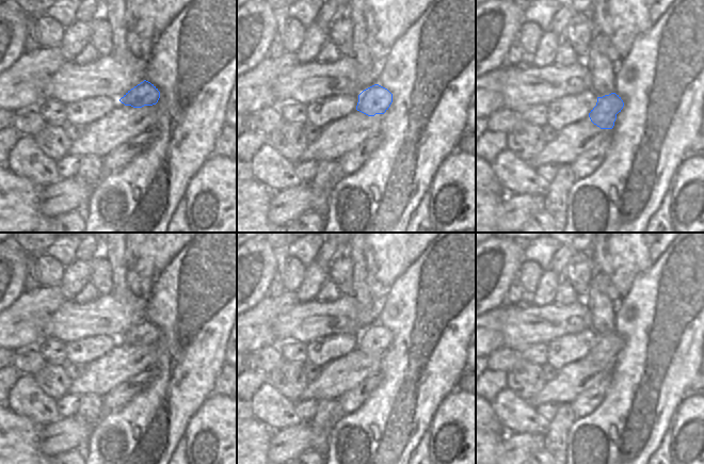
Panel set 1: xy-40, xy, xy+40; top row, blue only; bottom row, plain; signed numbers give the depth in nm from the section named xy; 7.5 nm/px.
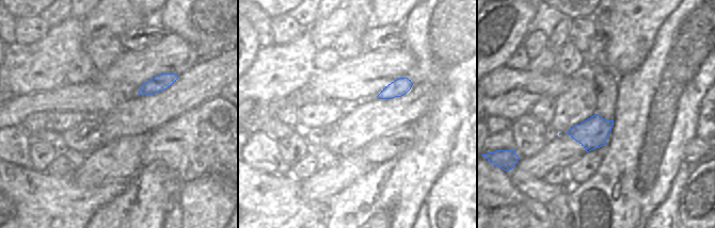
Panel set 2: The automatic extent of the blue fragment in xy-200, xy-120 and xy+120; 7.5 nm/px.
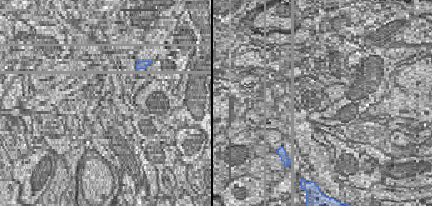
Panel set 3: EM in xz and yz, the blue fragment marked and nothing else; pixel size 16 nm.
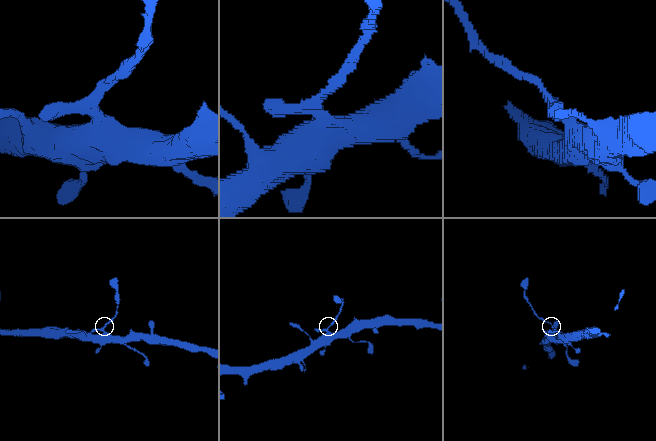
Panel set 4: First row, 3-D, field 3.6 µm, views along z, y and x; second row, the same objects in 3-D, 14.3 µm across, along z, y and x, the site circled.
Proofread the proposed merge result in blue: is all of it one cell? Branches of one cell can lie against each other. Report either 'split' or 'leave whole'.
split

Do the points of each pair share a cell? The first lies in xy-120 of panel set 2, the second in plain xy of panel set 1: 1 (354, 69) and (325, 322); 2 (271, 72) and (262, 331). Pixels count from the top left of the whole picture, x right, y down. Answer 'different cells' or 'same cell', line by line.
1: same cell
2: same cell

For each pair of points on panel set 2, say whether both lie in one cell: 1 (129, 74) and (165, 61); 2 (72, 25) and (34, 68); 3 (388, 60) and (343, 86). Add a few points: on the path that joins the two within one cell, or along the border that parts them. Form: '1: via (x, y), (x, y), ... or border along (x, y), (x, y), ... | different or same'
1: via (138, 67), (157, 61) | same
2: via (67, 35), (45, 58) | same
3: via (377, 68), (363, 78), (354, 80) | same

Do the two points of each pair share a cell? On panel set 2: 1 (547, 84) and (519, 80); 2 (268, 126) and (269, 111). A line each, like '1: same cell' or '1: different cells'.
1: same cell
2: different cells

